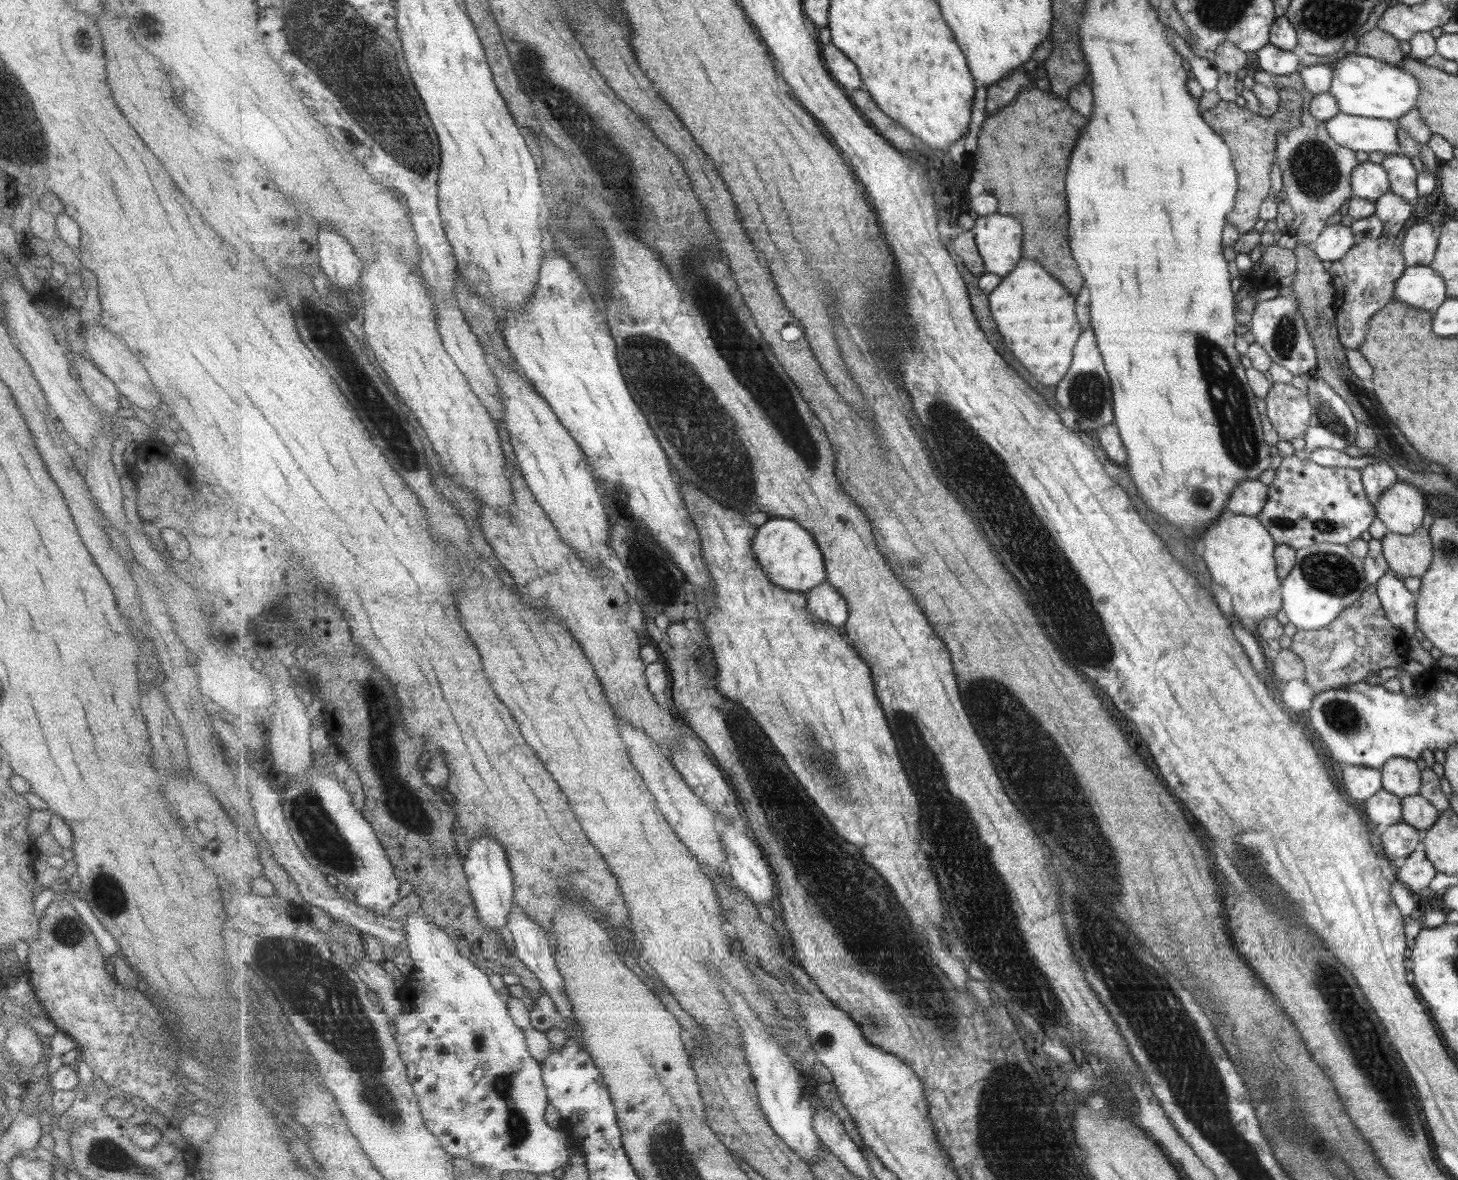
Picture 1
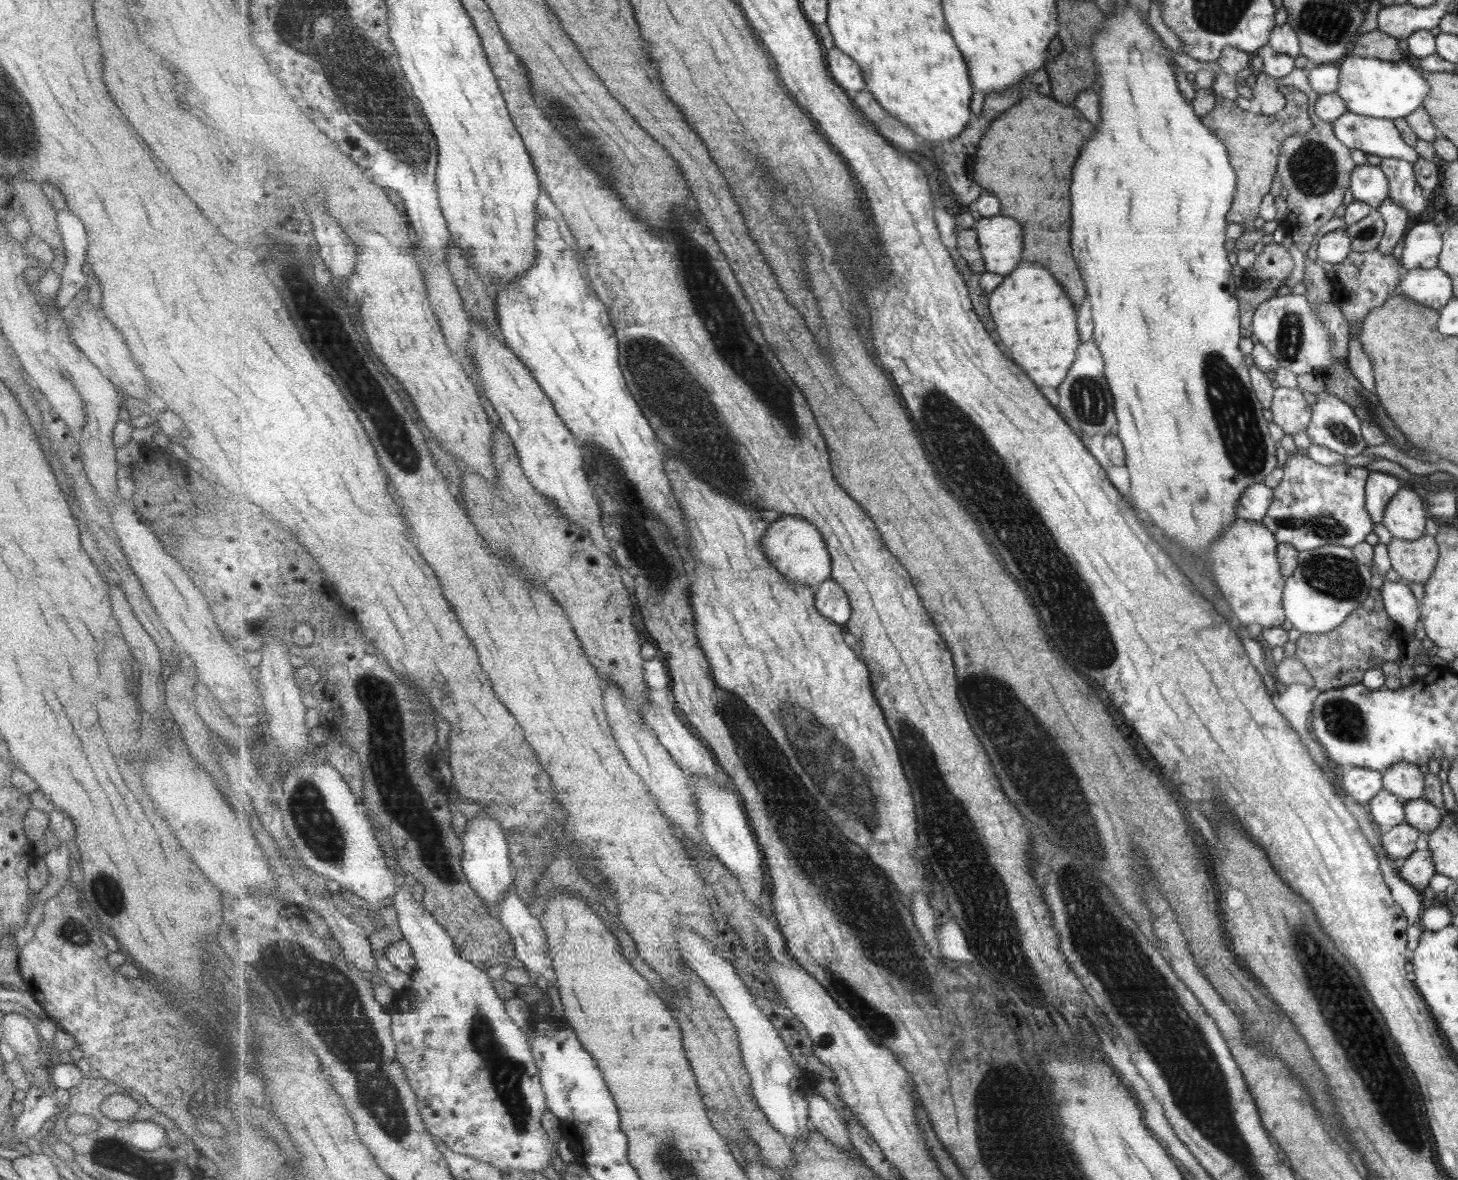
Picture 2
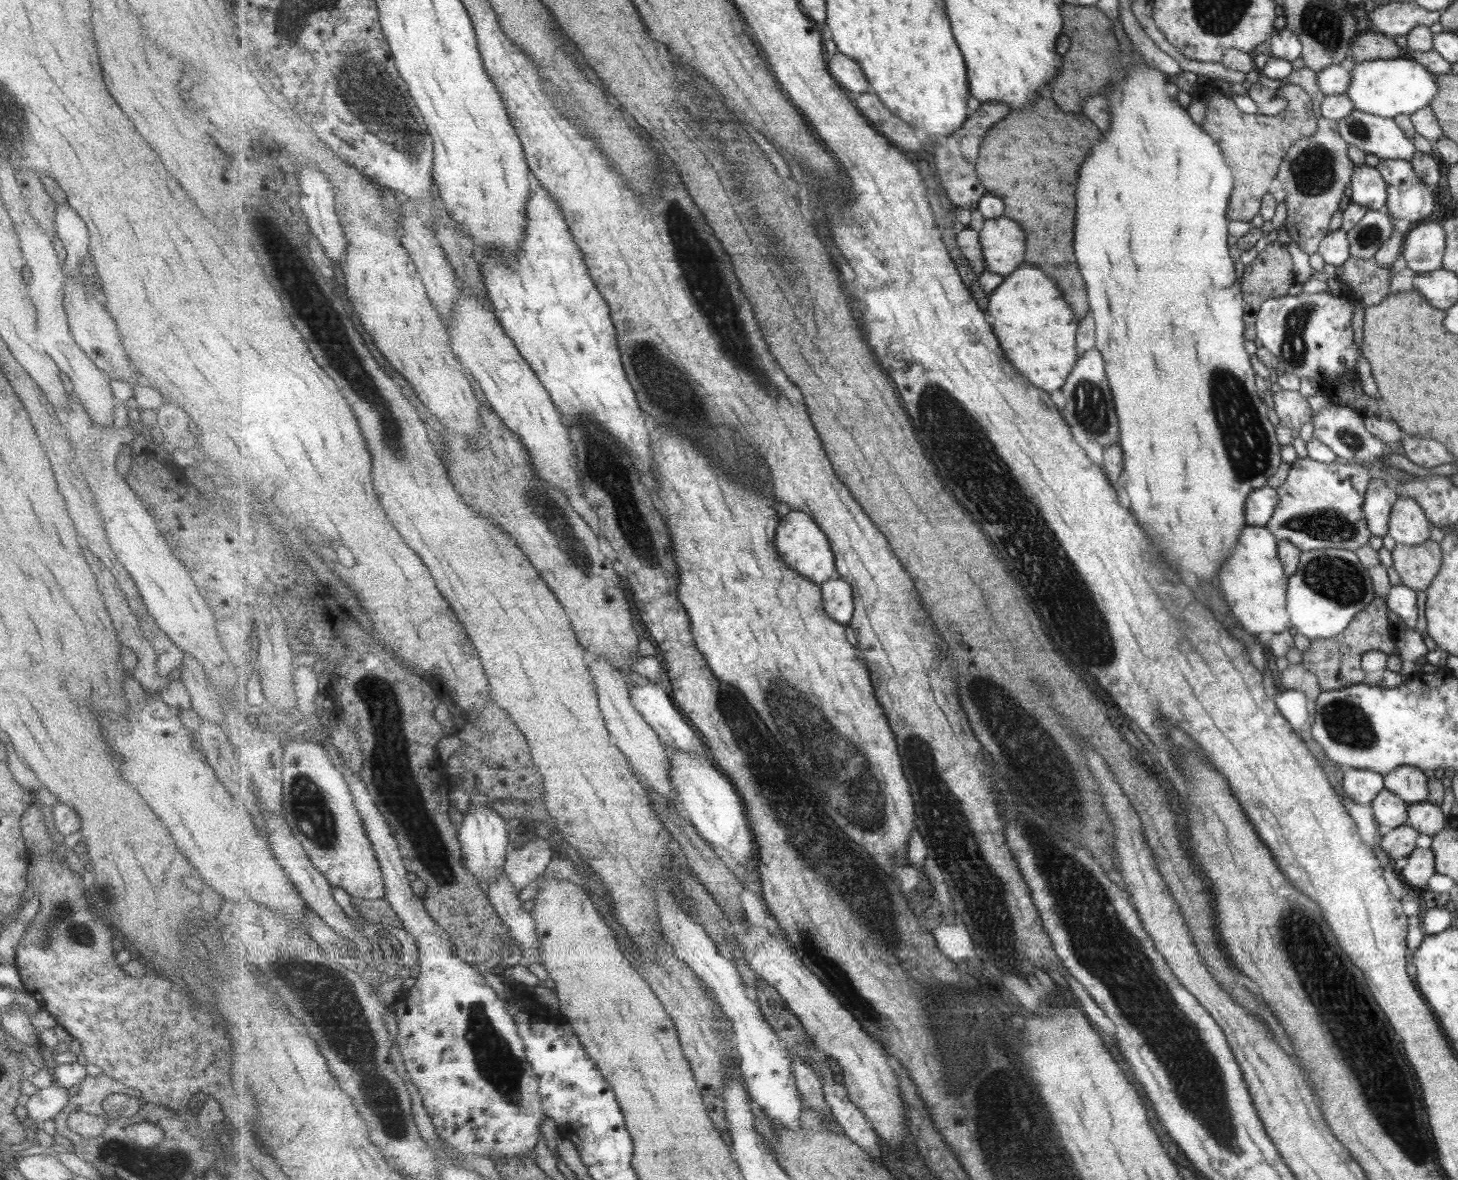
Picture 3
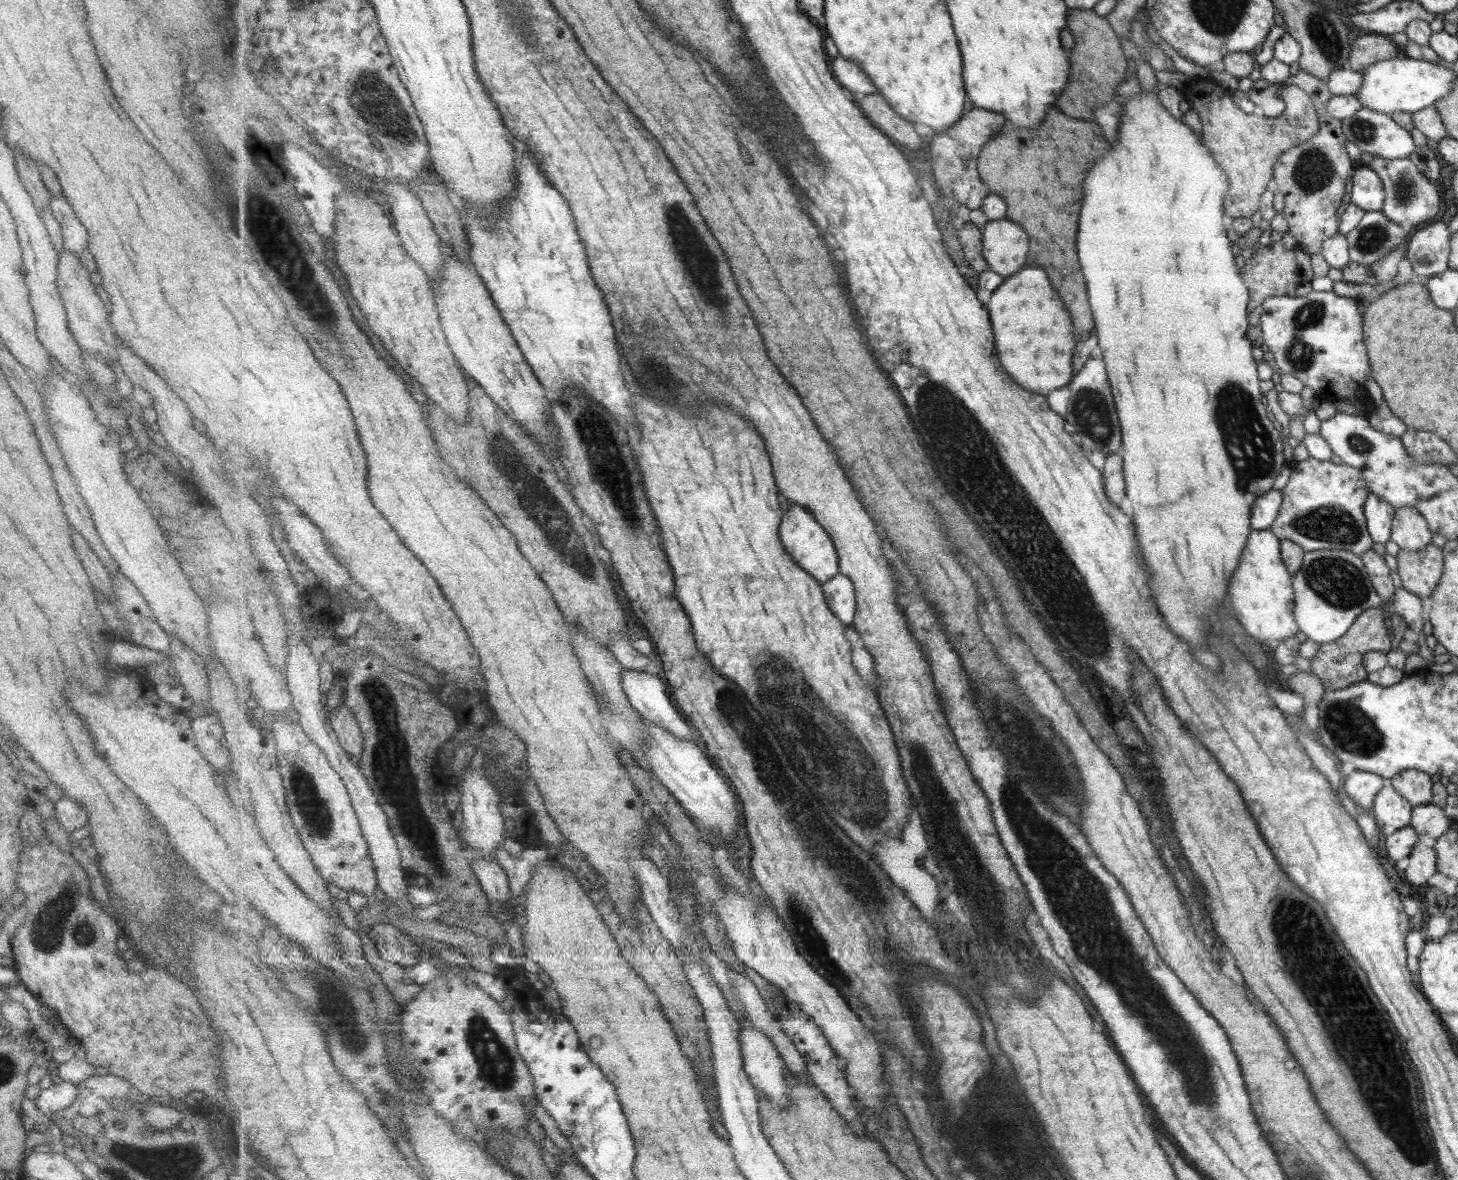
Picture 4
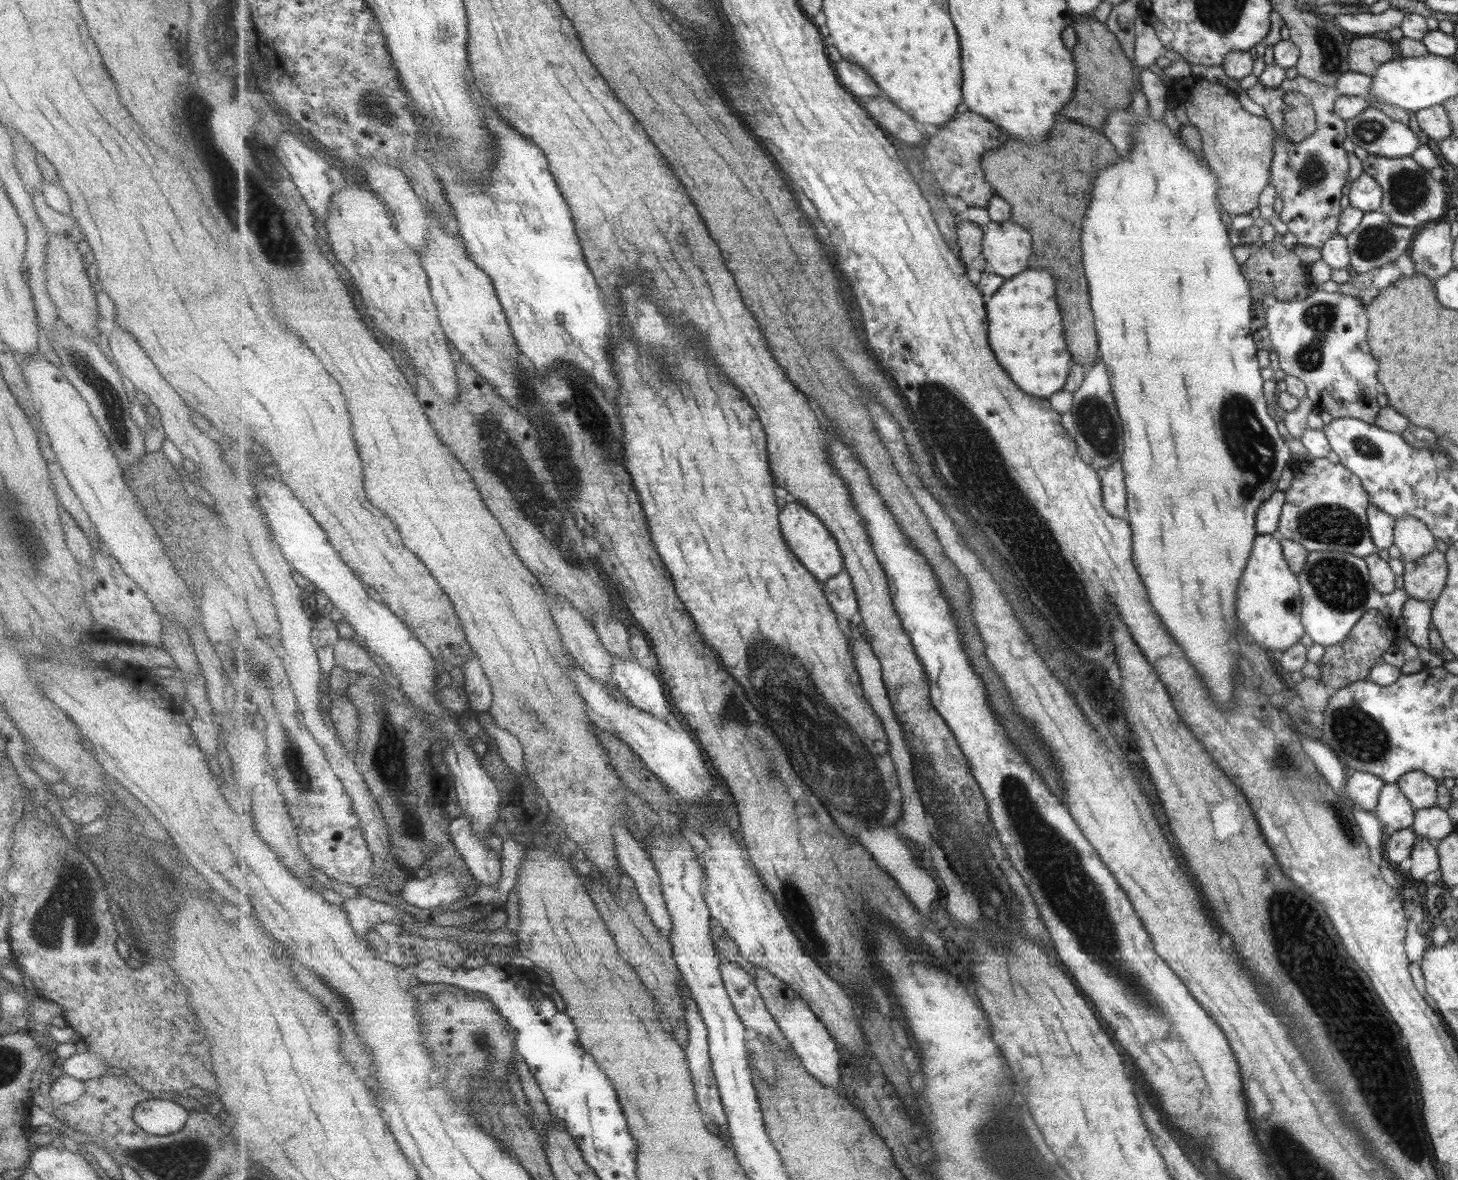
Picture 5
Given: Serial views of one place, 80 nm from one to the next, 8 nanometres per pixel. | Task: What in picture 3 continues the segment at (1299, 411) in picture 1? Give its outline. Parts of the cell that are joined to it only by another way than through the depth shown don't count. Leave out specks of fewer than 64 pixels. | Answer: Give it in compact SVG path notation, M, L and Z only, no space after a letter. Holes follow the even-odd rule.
M1280 390L1274 392L1273 403L1279 423L1289 430L1299 430L1311 420L1311 410L1306 396L1299 391Z

